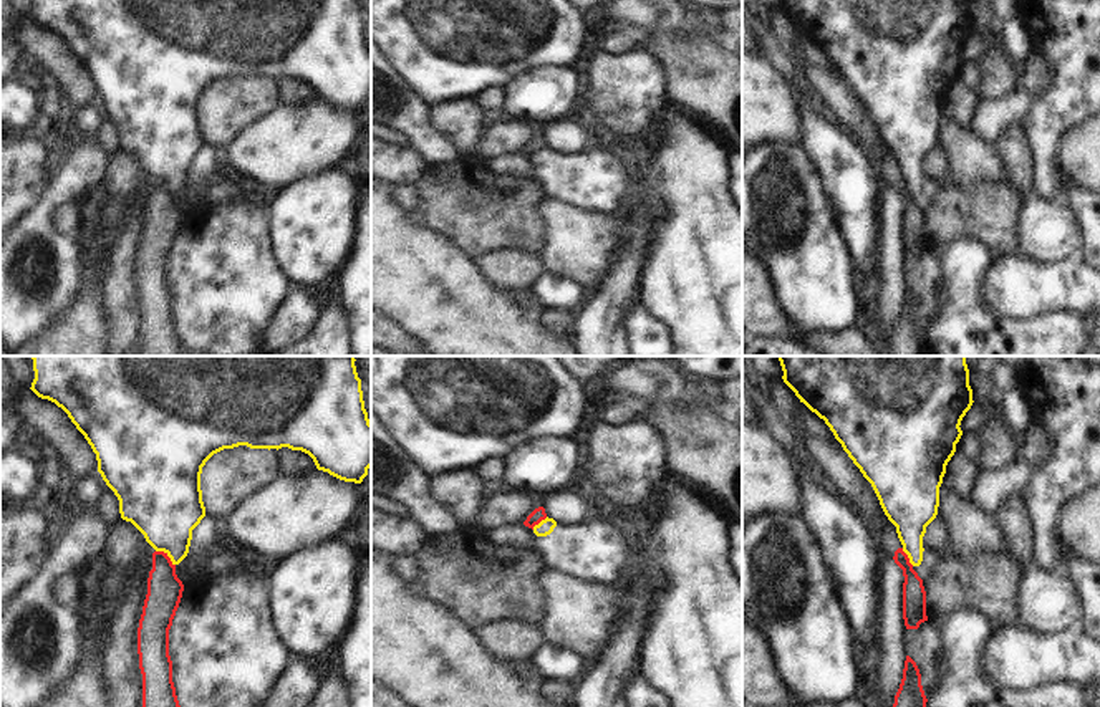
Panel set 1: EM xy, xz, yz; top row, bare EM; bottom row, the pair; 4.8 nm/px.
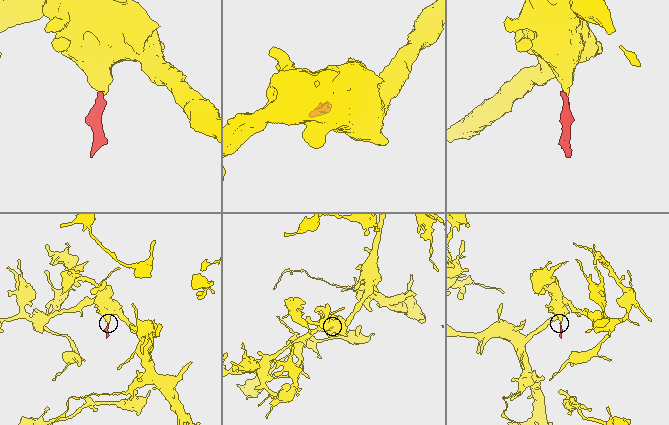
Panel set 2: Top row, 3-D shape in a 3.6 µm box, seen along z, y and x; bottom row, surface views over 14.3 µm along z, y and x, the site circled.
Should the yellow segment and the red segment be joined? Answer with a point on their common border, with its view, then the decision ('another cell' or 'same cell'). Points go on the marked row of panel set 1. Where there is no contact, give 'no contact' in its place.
contact xy (168, 555); another cell

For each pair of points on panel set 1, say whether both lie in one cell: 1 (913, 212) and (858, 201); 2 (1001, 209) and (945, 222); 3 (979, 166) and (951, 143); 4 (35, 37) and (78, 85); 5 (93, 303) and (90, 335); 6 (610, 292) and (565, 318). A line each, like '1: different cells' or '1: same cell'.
1: different cells
2: same cell
3: same cell
4: same cell
5: same cell
6: different cells

